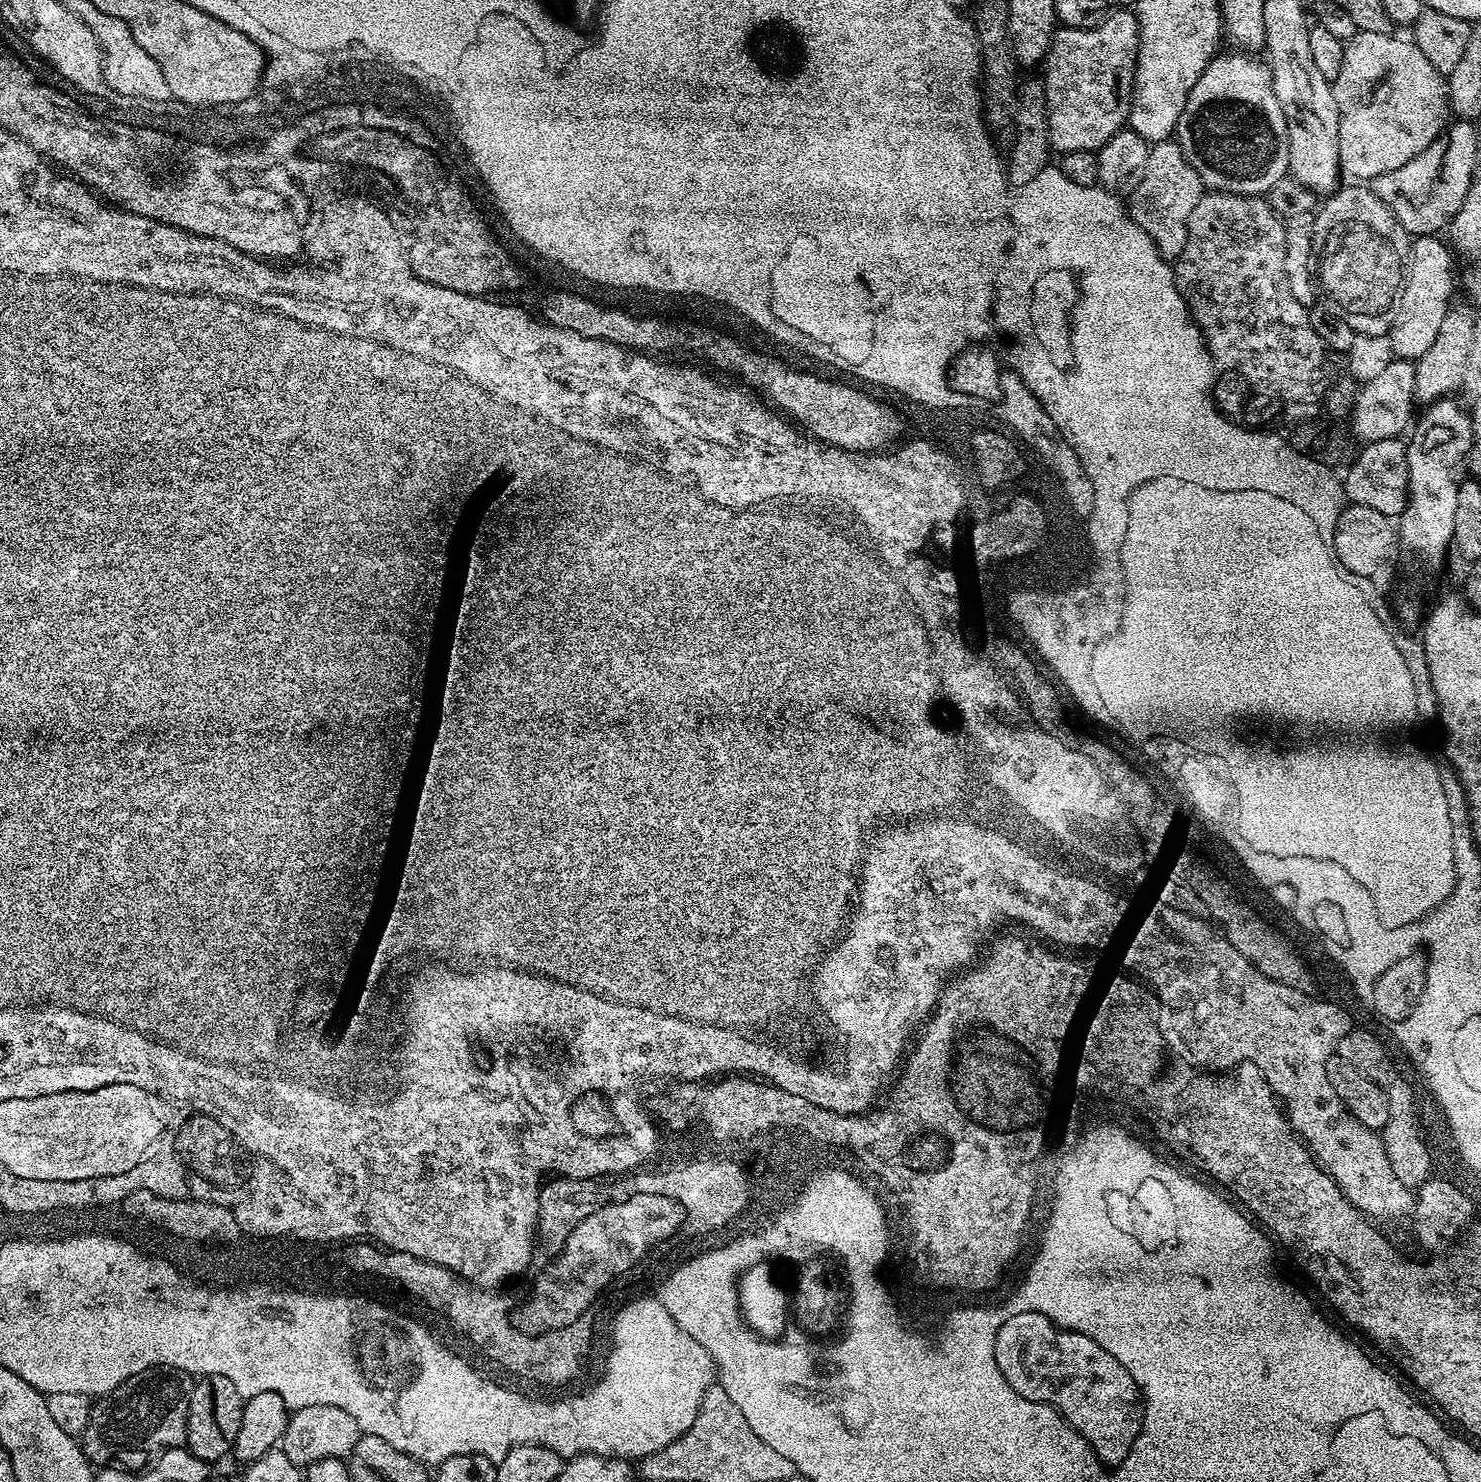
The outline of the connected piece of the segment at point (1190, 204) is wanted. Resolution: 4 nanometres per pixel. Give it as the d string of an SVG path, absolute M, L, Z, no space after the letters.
M1175 139L1155 141L1148 149L1146 170L1142 182L1131 189L1132 204L1130 215L1134 223L1152 240L1158 238L1156 244L1160 255L1169 262L1175 262L1184 254L1188 241L1188 223L1194 206L1198 206L1202 195L1202 185L1194 166L1186 162L1179 144Z

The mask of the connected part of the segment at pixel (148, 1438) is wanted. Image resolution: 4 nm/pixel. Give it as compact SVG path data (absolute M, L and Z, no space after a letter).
M168 1370L139 1372L131 1376L126 1382L119 1384L116 1389L103 1397L103 1399L93 1407L92 1416L88 1420L88 1428L82 1434L91 1459L93 1461L104 1460L100 1462L119 1461L121 1465L128 1466L131 1465L131 1460L140 1460L147 1452L159 1454L163 1452L165 1448L181 1447L188 1439L189 1389L186 1387L186 1384L184 1386L179 1378L181 1379L179 1375L173 1374Z

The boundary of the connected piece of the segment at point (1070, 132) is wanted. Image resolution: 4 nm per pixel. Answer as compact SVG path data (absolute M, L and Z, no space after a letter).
M1098 22L1091 28L1070 28L1067 26L1057 27L1052 34L1052 45L1048 48L1046 65L1048 69L1044 72L1042 83L1048 101L1048 142L1053 149L1056 148L1060 154L1069 152L1099 153L1100 147L1118 131L1122 124L1122 112L1116 104L1108 105L1109 94L1114 94L1114 74L1082 74L1082 58L1094 48L1094 38L1098 30Z

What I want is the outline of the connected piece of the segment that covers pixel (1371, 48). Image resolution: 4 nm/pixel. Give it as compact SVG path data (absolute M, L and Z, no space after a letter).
M1357 31L1343 45L1341 68L1331 81L1340 111L1340 165L1347 175L1349 172L1364 182L1406 166L1439 138L1450 120L1445 77L1434 70L1415 42L1396 35Z

